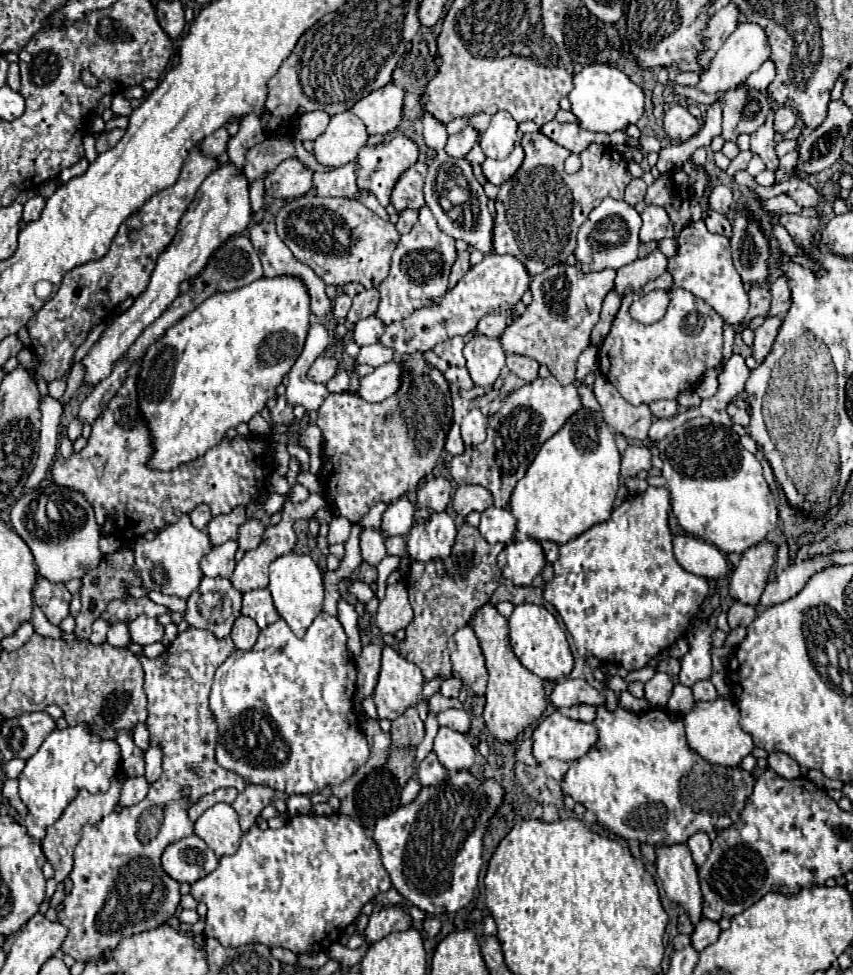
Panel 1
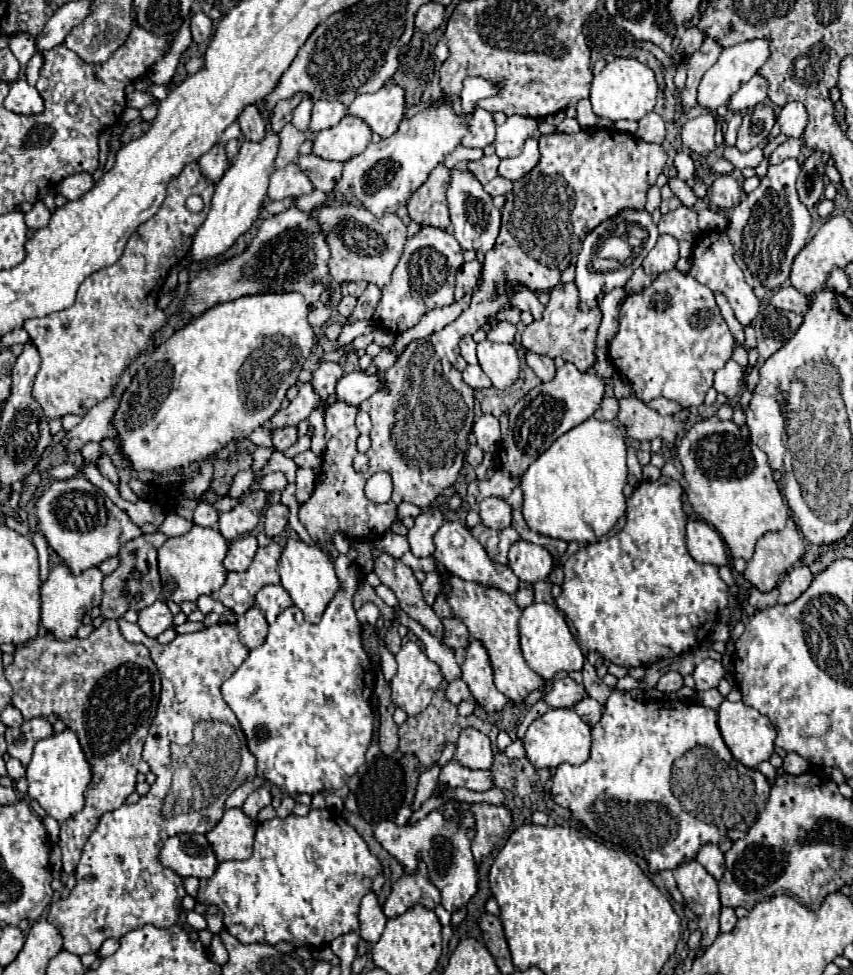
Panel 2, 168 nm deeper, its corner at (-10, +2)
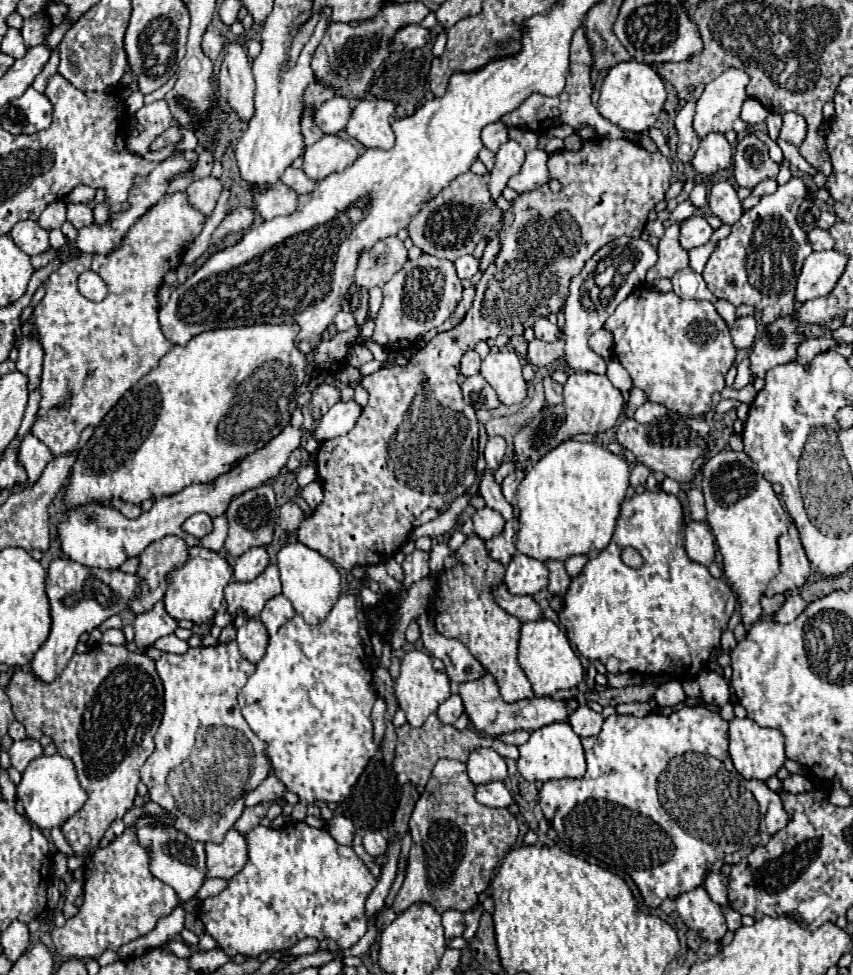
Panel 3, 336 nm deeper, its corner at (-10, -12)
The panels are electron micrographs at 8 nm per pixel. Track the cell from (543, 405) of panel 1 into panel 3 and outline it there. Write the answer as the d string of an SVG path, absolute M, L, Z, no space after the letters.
M571 372L563 386L563 402L555 406L545 406L533 420L529 420L515 434L515 470L527 470L529 464L537 464L549 450L557 448L561 442L571 440L577 434L599 434L615 426L619 414L623 412L621 392L607 380L607 376L591 372Z

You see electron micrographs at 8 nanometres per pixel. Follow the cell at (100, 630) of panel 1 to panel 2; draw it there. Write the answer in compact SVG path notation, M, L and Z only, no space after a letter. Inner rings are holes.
M121 618L119 628L127 640L141 642L149 648L161 676L163 688L157 716L151 722L143 746L143 760L149 762L157 780L139 802L121 806L101 818L77 864L75 888L67 900L53 902L49 908L47 920L59 930L63 948L77 956L97 952L107 938L121 938L129 930L145 924L169 928L177 922L185 888L177 874L159 866L161 840L177 832L207 834L213 830L223 818L229 794L243 784L241 778L247 780L241 774L241 764L257 764L257 758L247 748L235 712L221 696L221 684L233 676L249 656L249 650L239 642L235 624L215 624L193 634L177 634L177 638L165 646L155 638L147 638L139 624ZM161 746L169 746L171 750L173 778L167 790L169 794L161 794Z

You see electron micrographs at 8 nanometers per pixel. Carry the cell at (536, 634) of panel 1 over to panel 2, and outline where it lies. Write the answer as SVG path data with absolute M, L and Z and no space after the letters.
M533 602L531 606L527 606L519 620L519 634L521 634L521 650L523 650L525 662L543 680L551 680L557 672L573 672L573 670L583 668L585 656L583 656L579 644L575 642L573 634L569 632L565 616L551 604Z

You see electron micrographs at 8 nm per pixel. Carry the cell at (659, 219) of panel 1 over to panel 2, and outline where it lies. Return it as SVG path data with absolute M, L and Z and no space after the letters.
M681 206L681 208L661 216L659 232L661 234L671 234L677 240L689 240L689 242L693 242L699 236L697 212L693 208Z

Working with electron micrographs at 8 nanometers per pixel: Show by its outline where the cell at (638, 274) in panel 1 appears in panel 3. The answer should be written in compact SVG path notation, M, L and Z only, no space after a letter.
M671 224L659 240L659 262L655 264L655 272L659 278L671 278L675 272L689 266L687 250L683 250L677 242L679 224Z

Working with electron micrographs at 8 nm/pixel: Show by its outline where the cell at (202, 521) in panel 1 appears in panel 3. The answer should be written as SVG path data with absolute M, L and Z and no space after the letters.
M199 512L199 514L189 516L189 518L183 522L181 528L183 528L187 534L195 536L195 538L203 538L203 536L207 536L207 534L213 530L213 518L207 516L207 514L203 514L203 512Z

